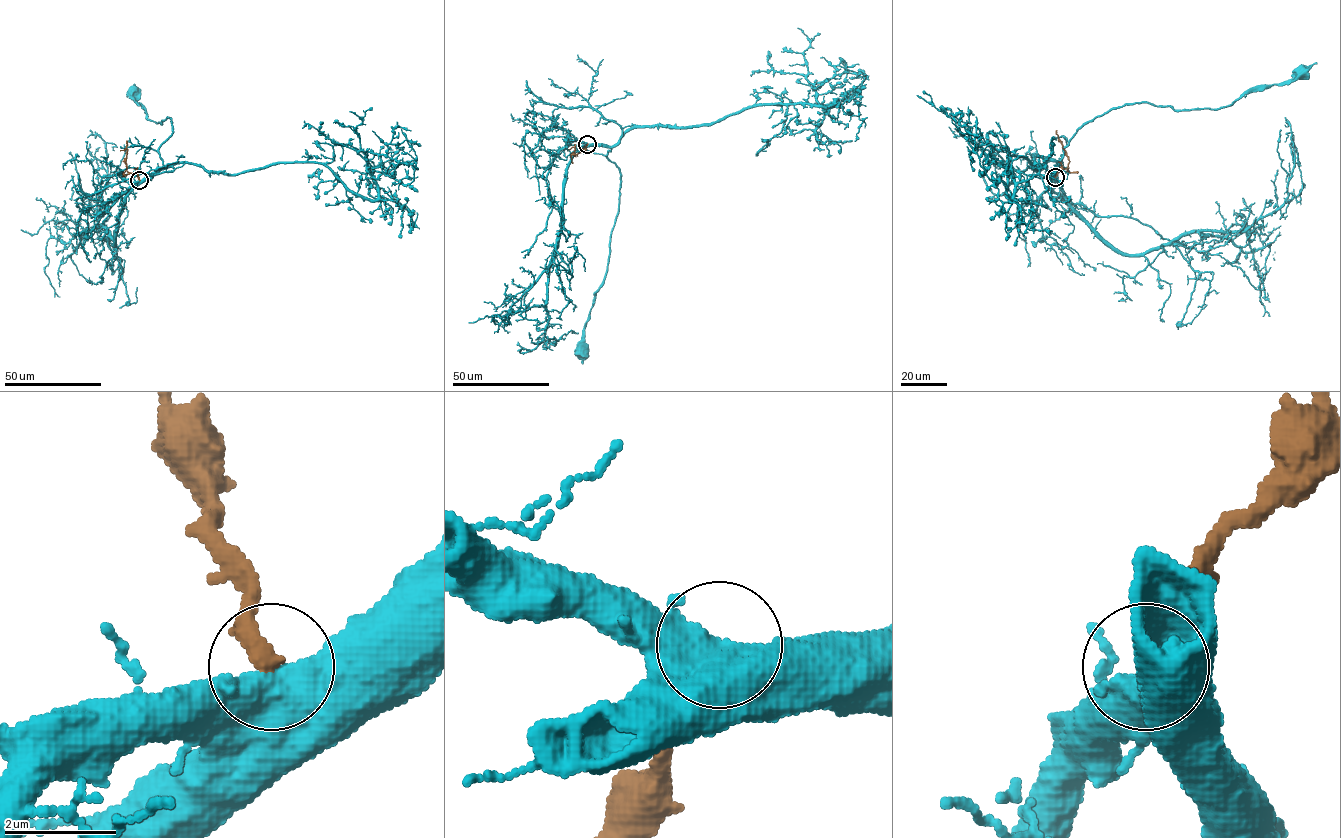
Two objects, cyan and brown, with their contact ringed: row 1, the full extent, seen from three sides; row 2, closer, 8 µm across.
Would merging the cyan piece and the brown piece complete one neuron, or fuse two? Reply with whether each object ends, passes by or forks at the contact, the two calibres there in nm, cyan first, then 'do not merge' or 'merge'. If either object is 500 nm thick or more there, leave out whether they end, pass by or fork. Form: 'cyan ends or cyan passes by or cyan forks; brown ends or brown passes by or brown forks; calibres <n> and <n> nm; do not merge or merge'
calibres 550 and 240 nm; do not merge

